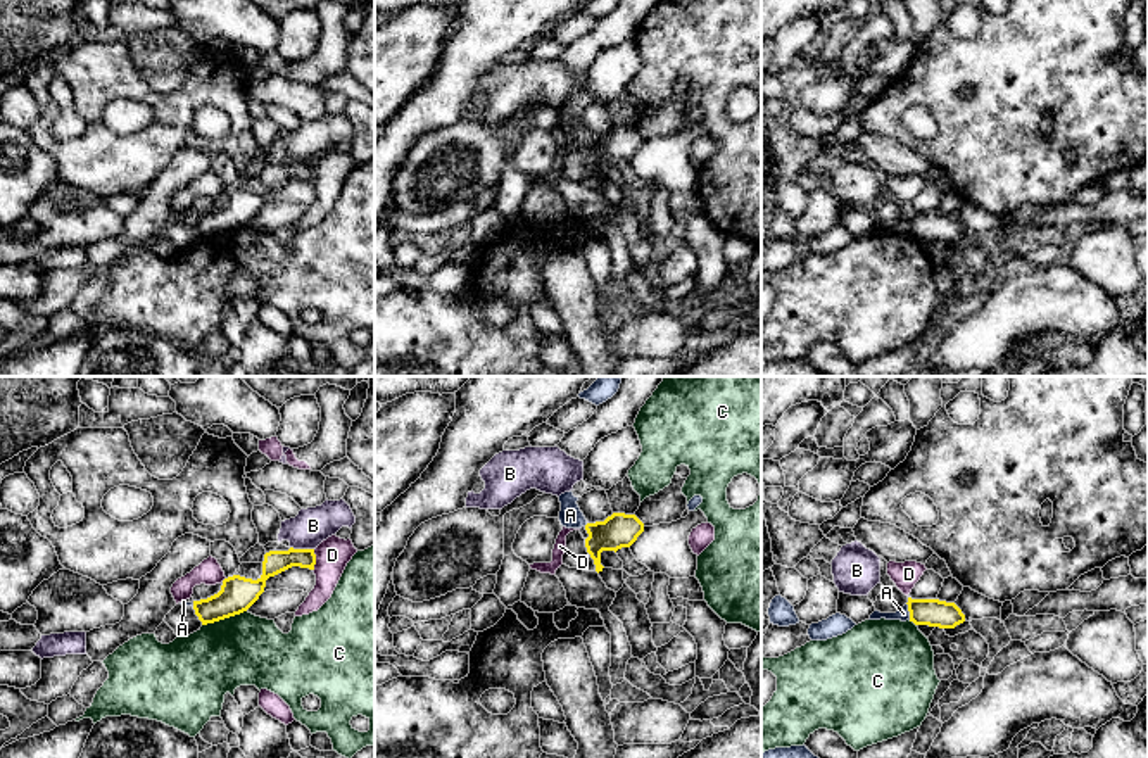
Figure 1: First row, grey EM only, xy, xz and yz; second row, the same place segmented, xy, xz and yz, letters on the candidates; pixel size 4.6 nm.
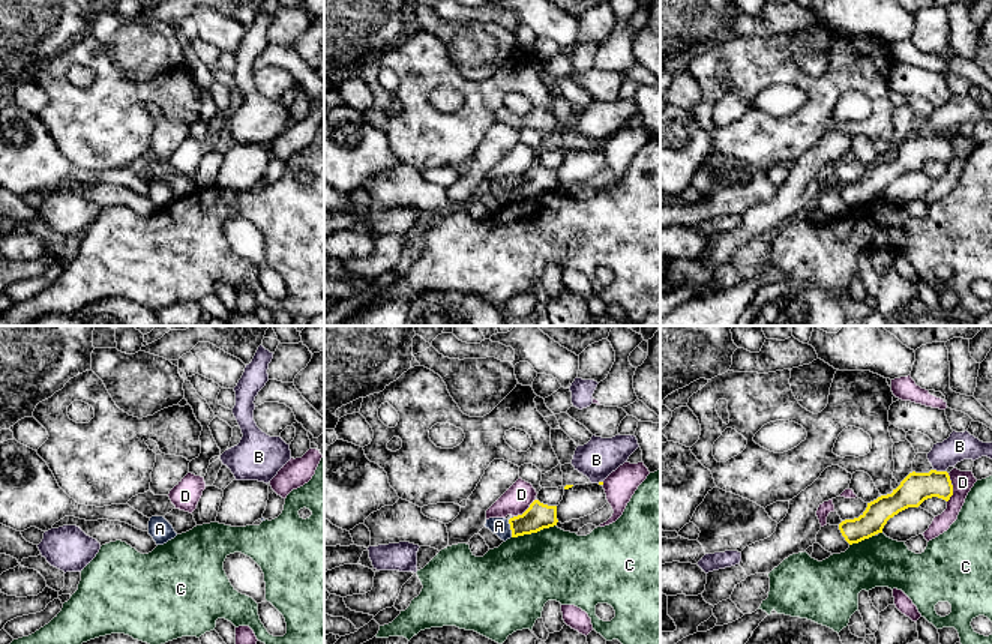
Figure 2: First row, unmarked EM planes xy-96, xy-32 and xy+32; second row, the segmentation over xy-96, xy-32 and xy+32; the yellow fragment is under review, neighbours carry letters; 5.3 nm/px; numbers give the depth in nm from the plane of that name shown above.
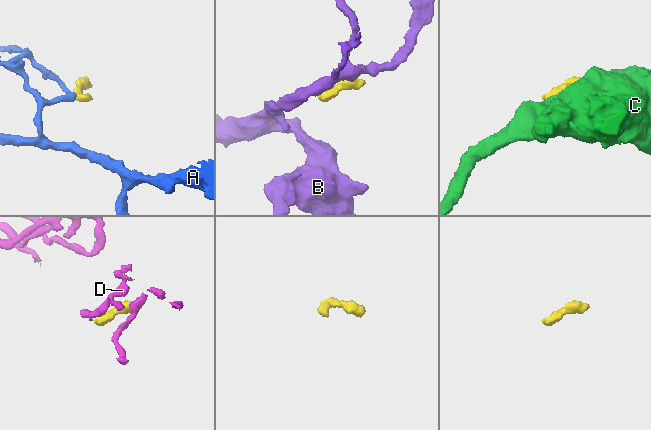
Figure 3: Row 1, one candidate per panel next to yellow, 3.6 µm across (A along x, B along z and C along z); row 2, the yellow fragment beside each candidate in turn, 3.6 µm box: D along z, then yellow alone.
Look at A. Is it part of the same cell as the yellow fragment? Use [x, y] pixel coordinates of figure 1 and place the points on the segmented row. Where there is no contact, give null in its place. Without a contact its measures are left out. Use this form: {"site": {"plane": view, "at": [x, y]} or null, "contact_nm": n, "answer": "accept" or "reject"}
{"site": {"plane": "yz", "at": [908, 610]}, "contact_nm": 80, "answer": "reject"}

